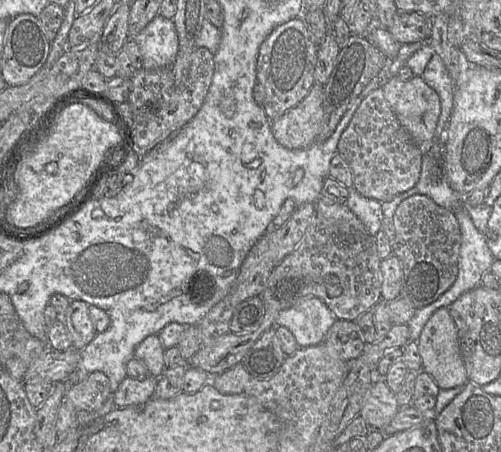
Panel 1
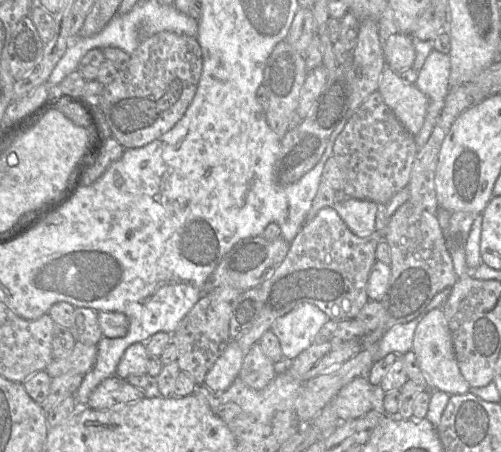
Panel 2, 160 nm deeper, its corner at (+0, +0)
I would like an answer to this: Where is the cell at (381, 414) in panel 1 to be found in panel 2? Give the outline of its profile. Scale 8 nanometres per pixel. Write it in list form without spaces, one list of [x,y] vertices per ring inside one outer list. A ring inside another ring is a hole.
[[[357,377],[345,385],[332,402],[340,420],[348,421],[381,406],[385,394],[379,386],[372,385],[367,377]]]

